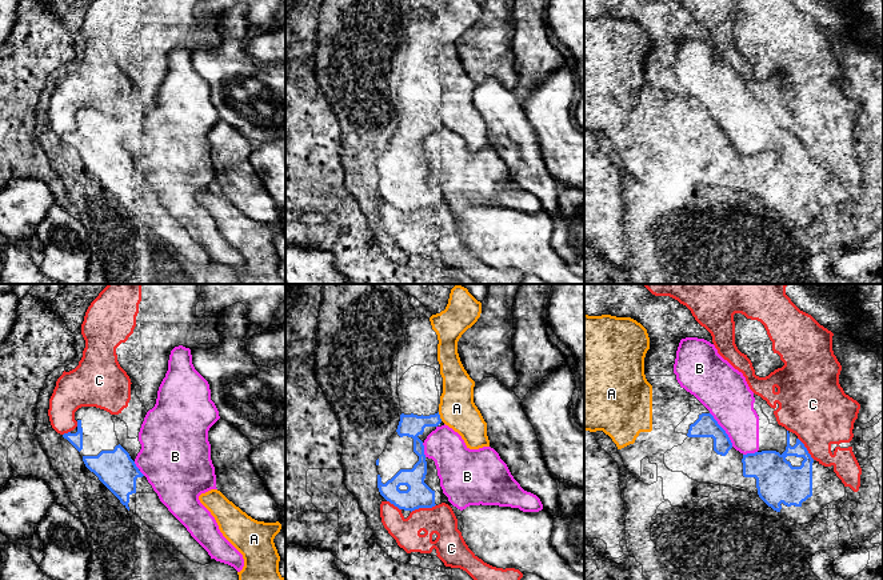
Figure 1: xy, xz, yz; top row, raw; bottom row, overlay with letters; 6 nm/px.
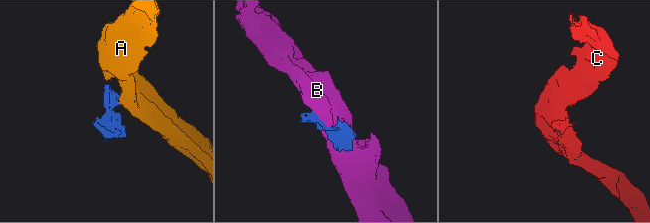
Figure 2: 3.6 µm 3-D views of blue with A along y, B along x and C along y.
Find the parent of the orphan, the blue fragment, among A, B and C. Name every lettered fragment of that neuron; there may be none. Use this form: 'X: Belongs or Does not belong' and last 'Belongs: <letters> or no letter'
A: Does not belong
B: Does not belong
C: Does not belong
Belongs: no letter

